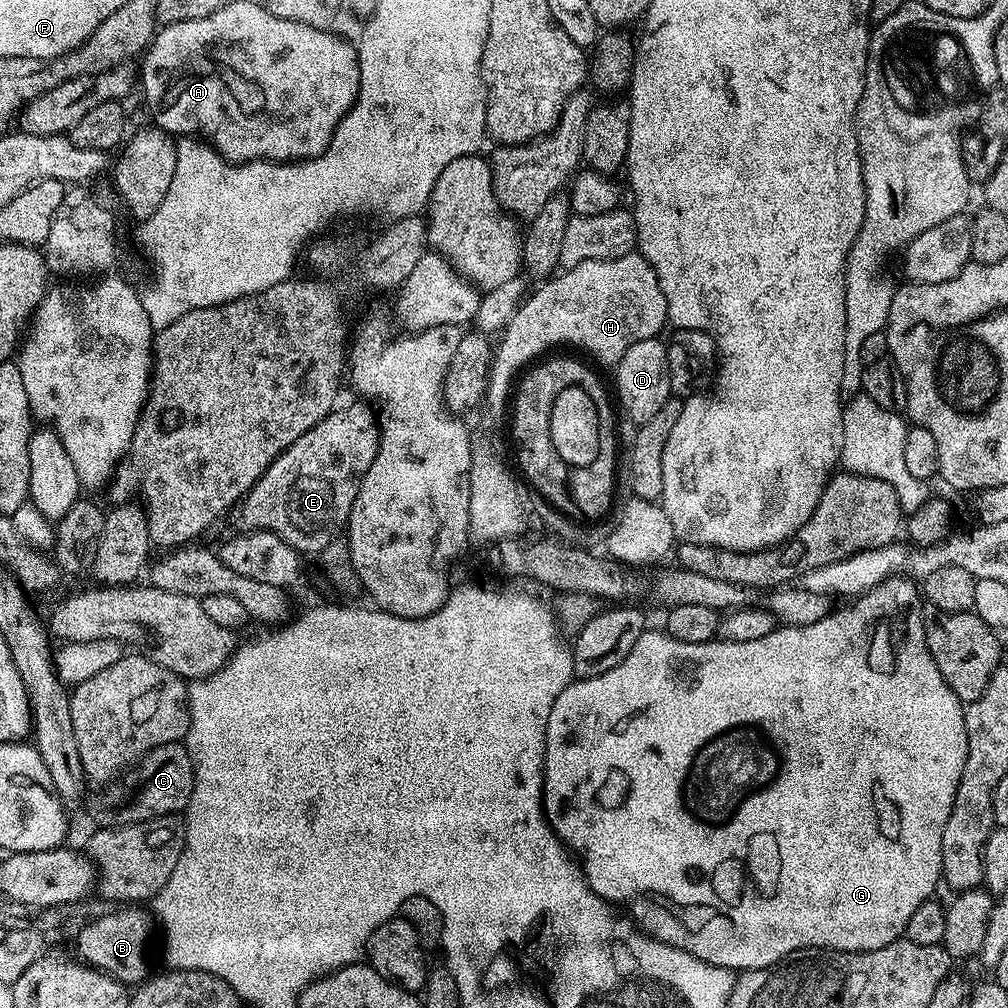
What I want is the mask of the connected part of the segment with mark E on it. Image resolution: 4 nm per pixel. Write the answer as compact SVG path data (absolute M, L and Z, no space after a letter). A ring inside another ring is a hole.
M356 403L360 404L352 404L349 408L337 407L322 422L318 422L318 426L306 430L302 438L295 440L260 475L260 481L250 489L239 505L240 520L245 529L278 534L278 538L285 540L293 550L301 554L319 554L345 531L362 478L366 470L370 470L374 454L380 445L377 413L367 403Z

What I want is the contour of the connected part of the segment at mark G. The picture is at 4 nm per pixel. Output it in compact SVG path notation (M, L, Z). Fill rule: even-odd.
M893 576L890 580L884 580L878 586L874 586L869 592L862 596L857 596L851 601L849 608L837 607L828 613L826 618L818 622L810 622L810 626L778 626L766 638L758 638L754 642L726 642L719 638L710 641L709 644L691 644L690 642L678 642L678 638L671 636L666 630L652 632L646 630L634 642L634 650L614 666L614 670L606 670L606 674L597 676L585 676L573 679L572 683L565 686L562 694L554 698L554 706L550 706L550 718L546 722L546 734L544 735L544 791L542 799L544 802L544 814L548 817L548 824L560 837L565 848L574 853L583 873L588 878L588 885L592 892L598 894L611 902L613 905L621 906L625 904L629 908L631 919L638 922L639 927L647 932L653 940L660 940L664 944L669 944L675 948L680 948L683 952L689 952L694 958L698 958L707 964L722 966L749 972L751 968L765 968L771 964L778 963L782 958L786 958L791 952L796 952L799 948L829 948L839 952L869 952L878 950L890 942L901 939L906 930L906 922L910 922L910 914L922 906L922 902L933 899L937 895L936 887L942 884L942 830L946 830L946 818L950 818L950 810L954 806L954 794L958 790L958 782L962 778L962 766L966 766L966 722L964 721L965 705L950 690L950 686L945 682L943 674L938 670L930 650L926 646L926 634L924 633L924 609L922 604L916 608L916 600L922 596L920 588L912 592L916 586L911 579L903 576ZM740 720L764 720L764 724L772 724L771 745L776 749L780 760L788 760L784 767L784 776L780 780L772 780L772 788L768 792L760 792L740 816L736 816L736 824L728 824L728 828L704 828L704 824L696 824L696 820L688 820L684 816L684 808L680 808L680 796L676 796L676 788L680 788L680 776L684 776L684 768L688 768L688 760L692 760L692 752L712 736L712 732L720 732L720 728L728 728L728 724L740 724Z

